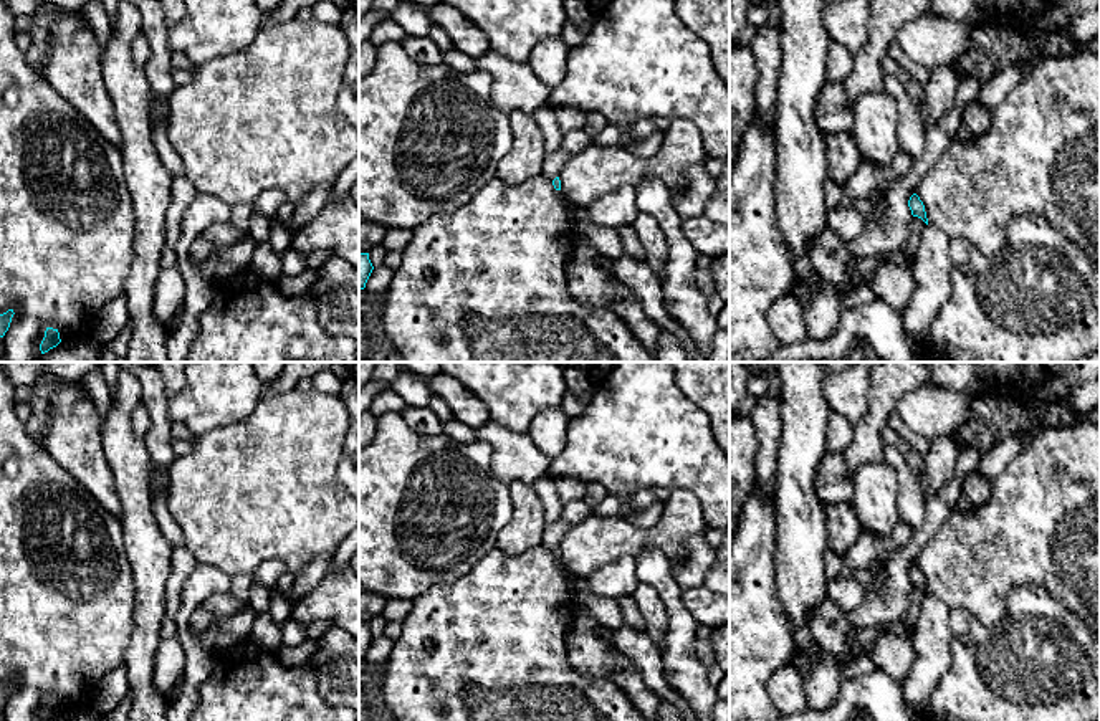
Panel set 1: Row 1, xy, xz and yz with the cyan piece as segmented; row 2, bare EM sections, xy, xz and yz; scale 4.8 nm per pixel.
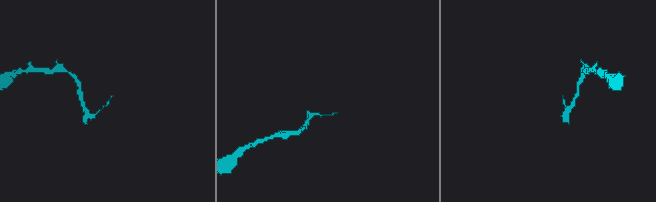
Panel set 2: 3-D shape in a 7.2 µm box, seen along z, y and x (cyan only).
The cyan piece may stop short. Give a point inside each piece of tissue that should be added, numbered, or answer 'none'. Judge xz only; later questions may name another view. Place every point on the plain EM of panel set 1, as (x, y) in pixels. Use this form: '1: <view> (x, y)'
none

